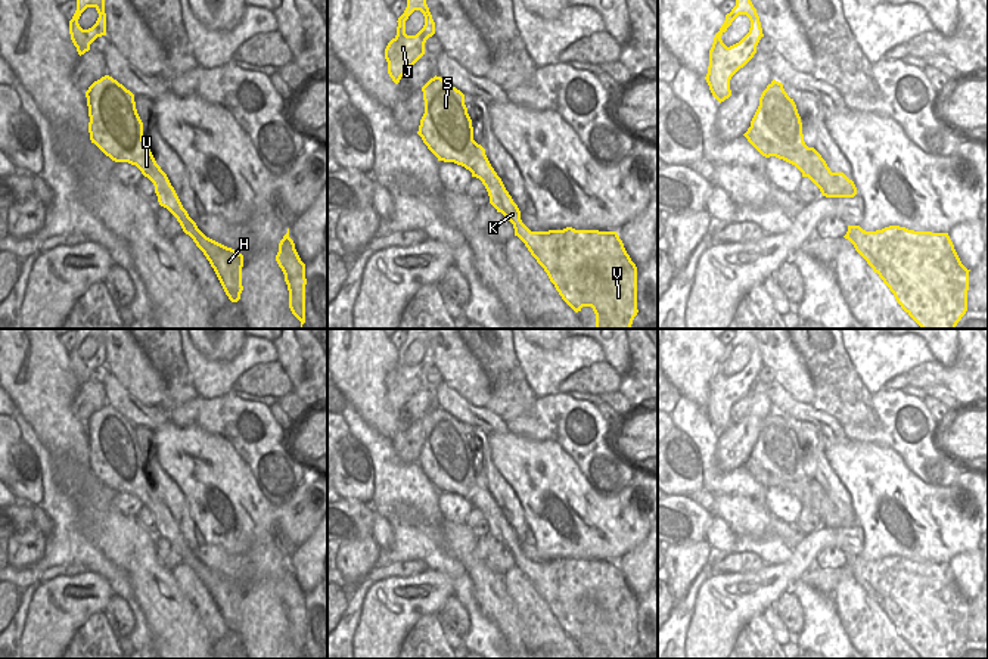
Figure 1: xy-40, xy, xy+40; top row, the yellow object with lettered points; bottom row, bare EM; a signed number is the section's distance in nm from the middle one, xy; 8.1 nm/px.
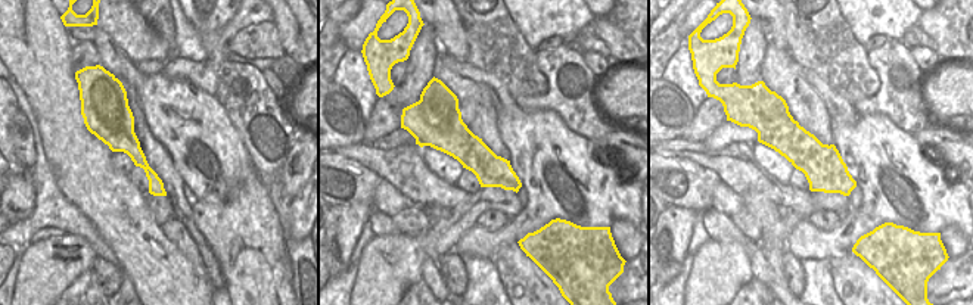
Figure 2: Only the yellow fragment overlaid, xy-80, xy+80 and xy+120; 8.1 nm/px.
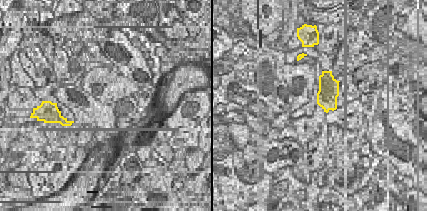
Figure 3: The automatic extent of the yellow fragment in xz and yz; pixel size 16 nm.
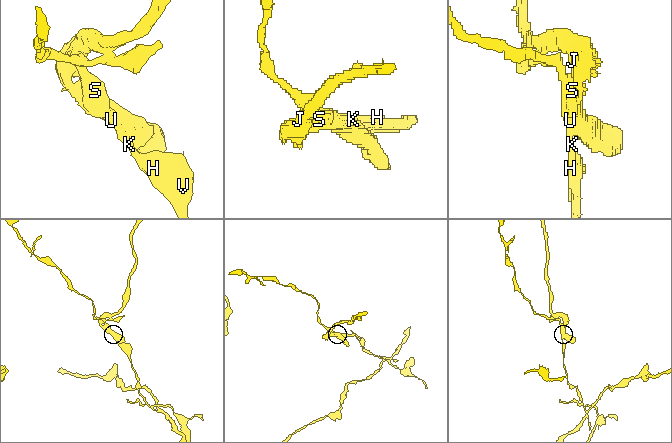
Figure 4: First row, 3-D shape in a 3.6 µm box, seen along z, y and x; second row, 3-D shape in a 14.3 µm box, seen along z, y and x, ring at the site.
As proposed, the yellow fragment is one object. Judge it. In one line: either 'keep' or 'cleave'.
cleave

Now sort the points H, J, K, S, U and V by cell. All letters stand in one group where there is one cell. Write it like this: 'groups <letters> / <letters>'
groups H K S U V / J

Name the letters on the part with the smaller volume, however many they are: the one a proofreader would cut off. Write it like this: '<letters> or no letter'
J

